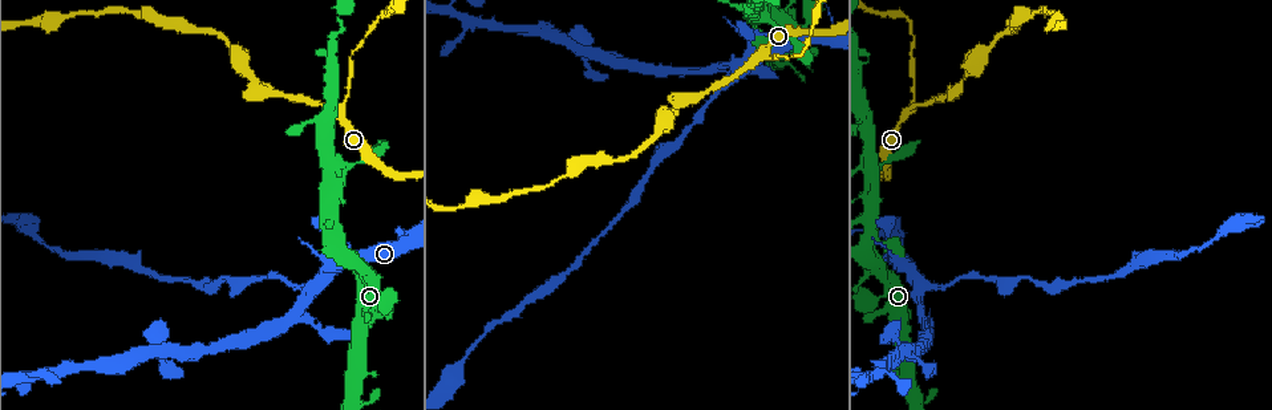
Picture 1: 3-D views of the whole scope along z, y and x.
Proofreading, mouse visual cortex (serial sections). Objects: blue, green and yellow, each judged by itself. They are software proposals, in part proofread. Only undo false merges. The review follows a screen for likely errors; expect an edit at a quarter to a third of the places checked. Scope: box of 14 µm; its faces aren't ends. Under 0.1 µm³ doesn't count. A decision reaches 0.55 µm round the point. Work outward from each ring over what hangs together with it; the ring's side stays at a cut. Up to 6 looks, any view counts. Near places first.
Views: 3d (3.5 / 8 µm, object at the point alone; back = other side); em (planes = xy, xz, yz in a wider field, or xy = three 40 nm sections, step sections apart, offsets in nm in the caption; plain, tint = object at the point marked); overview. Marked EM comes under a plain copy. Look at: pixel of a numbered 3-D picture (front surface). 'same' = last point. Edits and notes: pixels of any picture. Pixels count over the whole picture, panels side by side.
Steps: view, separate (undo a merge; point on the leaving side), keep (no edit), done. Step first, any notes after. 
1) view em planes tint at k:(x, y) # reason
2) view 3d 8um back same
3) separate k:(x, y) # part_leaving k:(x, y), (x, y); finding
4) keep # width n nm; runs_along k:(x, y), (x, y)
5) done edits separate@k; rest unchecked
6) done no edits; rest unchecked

view 3d 8um back at 1:(873, 234) # sudden change in width

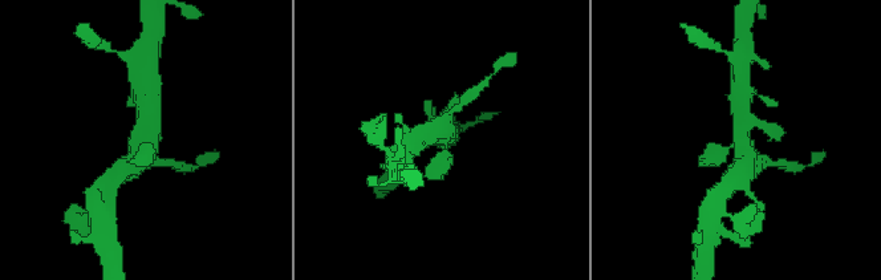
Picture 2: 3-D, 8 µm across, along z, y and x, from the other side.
view em xy step 1 tint at 2:(740, 143) # need the tissue

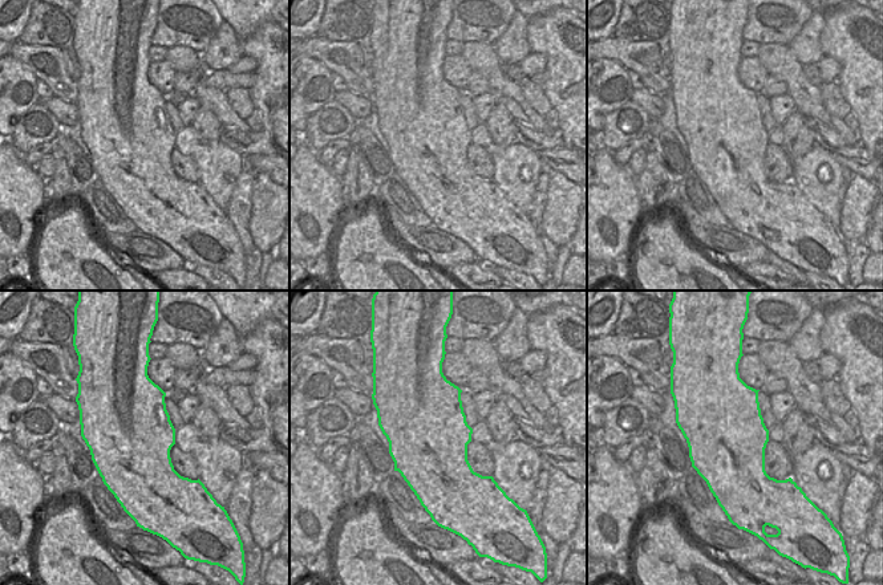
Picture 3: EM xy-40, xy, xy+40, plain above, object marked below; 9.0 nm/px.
keep # width 750 nm; runs_along 2:(125, 166), (146, 150), (147, 100); continuous, no second cell

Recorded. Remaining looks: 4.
view 3d 3.5um at 1:(344, 168) # calibre changes

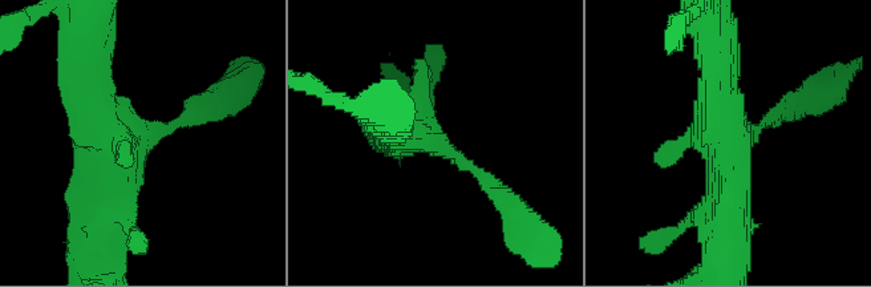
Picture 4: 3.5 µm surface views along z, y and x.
view em xy step 3 tint at 4:(737, 138) # now the EM

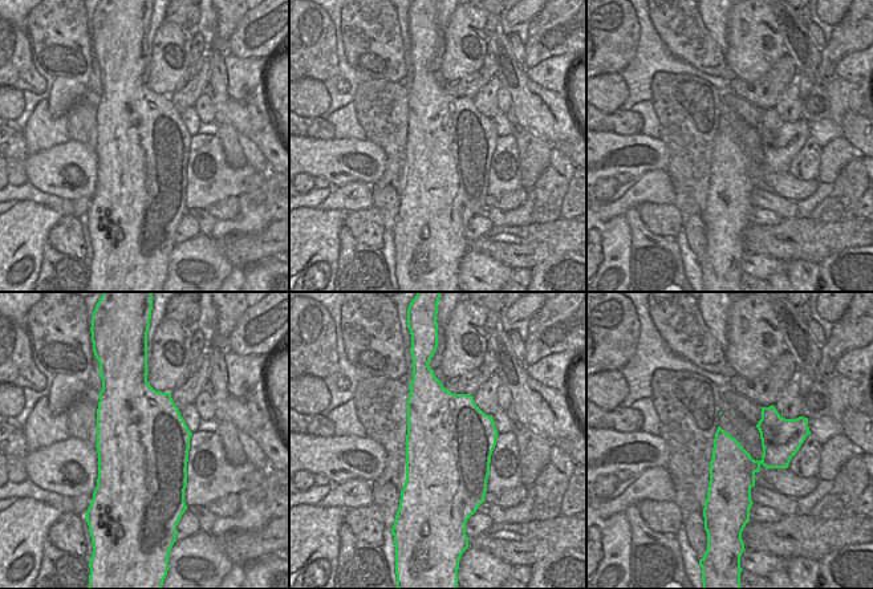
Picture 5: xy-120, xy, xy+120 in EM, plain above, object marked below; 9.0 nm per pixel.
view em xy step 5 tint same

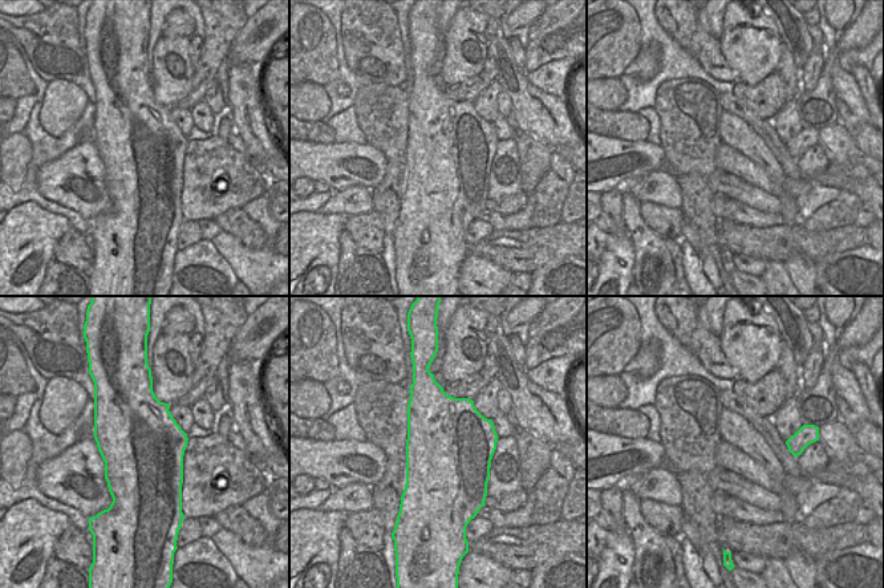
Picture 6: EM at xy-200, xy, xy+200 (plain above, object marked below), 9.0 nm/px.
keep # runs_along 4:(97, 234), (105, 136), (89, 59); one cell here

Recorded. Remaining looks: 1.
done no edits; rest unchecked

